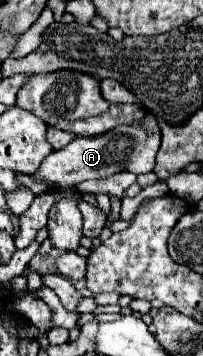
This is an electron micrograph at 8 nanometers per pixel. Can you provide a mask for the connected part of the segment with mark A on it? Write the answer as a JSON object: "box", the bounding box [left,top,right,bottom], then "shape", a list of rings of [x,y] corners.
{"box":[34,112,162,188],"shape":[[[146,112],[146,116],[140,122],[118,124],[116,128],[98,136],[74,136],[70,144],[66,144],[60,150],[54,150],[48,158],[42,160],[42,166],[38,168],[38,174],[34,174],[34,178],[46,180],[48,184],[52,184],[50,188],[54,186],[62,188],[62,186],[76,186],[92,178],[108,178],[118,172],[146,174],[154,168],[154,158],[160,148],[160,138],[162,136],[156,116],[152,112]]]}

